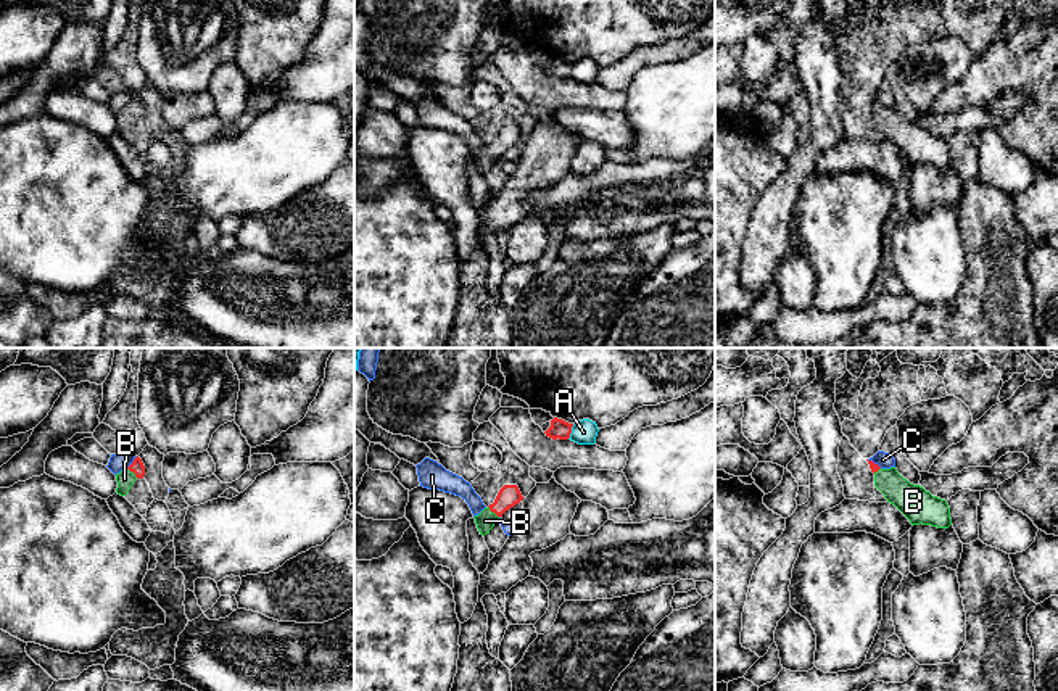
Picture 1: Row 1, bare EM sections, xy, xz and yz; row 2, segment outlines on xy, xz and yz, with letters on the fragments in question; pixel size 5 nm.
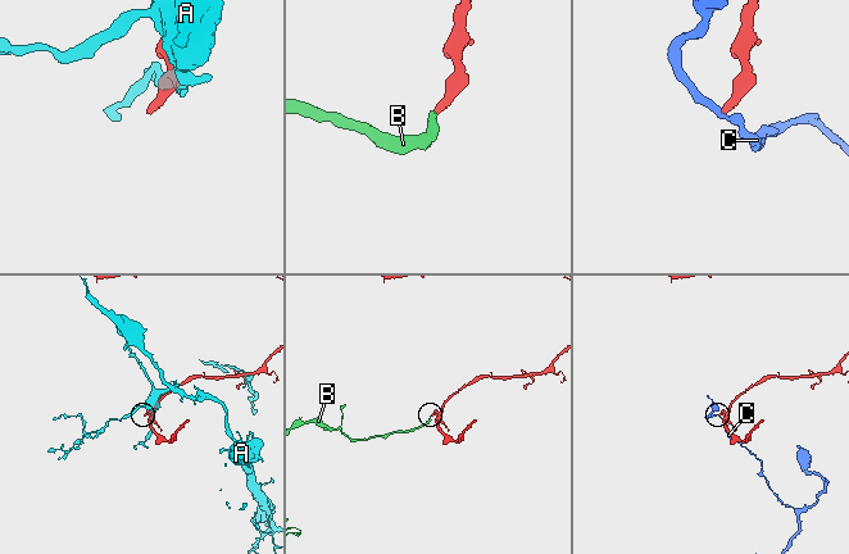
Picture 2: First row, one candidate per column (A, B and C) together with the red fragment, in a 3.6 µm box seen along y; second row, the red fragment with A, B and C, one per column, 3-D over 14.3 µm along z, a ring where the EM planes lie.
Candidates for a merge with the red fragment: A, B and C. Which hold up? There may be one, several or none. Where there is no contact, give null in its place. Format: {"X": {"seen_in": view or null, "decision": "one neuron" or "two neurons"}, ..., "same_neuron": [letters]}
{"A": {"seen_in": "xz", "decision": "two neurons"}, "B": {"seen_in": "xz", "decision": "one neuron"}, "C": {"seen_in": "xy", "decision": "two neurons"}, "same_neuron": ["B"]}

